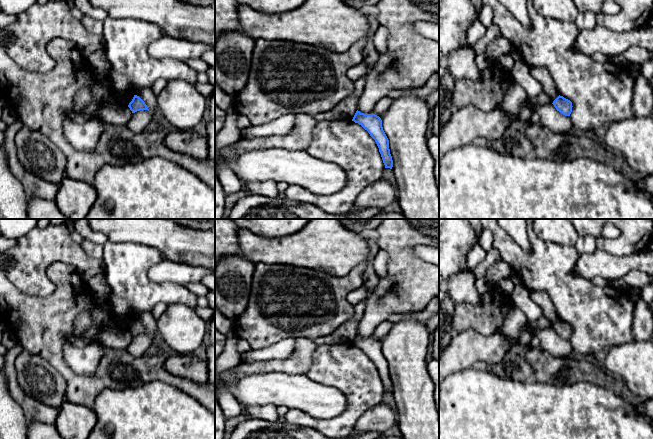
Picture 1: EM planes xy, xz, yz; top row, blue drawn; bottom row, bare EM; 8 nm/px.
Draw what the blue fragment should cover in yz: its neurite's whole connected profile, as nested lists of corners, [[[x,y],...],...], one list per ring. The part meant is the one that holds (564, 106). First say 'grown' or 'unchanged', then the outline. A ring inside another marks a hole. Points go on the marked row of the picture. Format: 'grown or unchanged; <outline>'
unchanged; [[[558,96],[552,103],[557,111],[565,116],[570,116],[572,112],[572,102],[563,96]]]

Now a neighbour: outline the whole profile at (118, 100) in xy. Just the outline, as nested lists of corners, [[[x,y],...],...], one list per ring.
[[[130,95],[127,97],[117,96],[112,100],[111,103],[116,104],[116,105],[128,106],[129,103],[132,101],[133,97],[134,97],[134,95]]]

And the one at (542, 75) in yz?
[[[529,67],[531,75],[541,84],[543,93],[553,101],[559,96],[553,78],[549,71],[543,67]]]

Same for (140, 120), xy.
[[[140,110],[133,113],[131,119],[126,123],[126,127],[132,132],[139,134],[145,131],[152,120],[152,113],[148,110]]]

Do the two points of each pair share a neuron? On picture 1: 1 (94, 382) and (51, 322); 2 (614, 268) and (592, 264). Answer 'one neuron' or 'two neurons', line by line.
1: one neuron
2: one neuron

